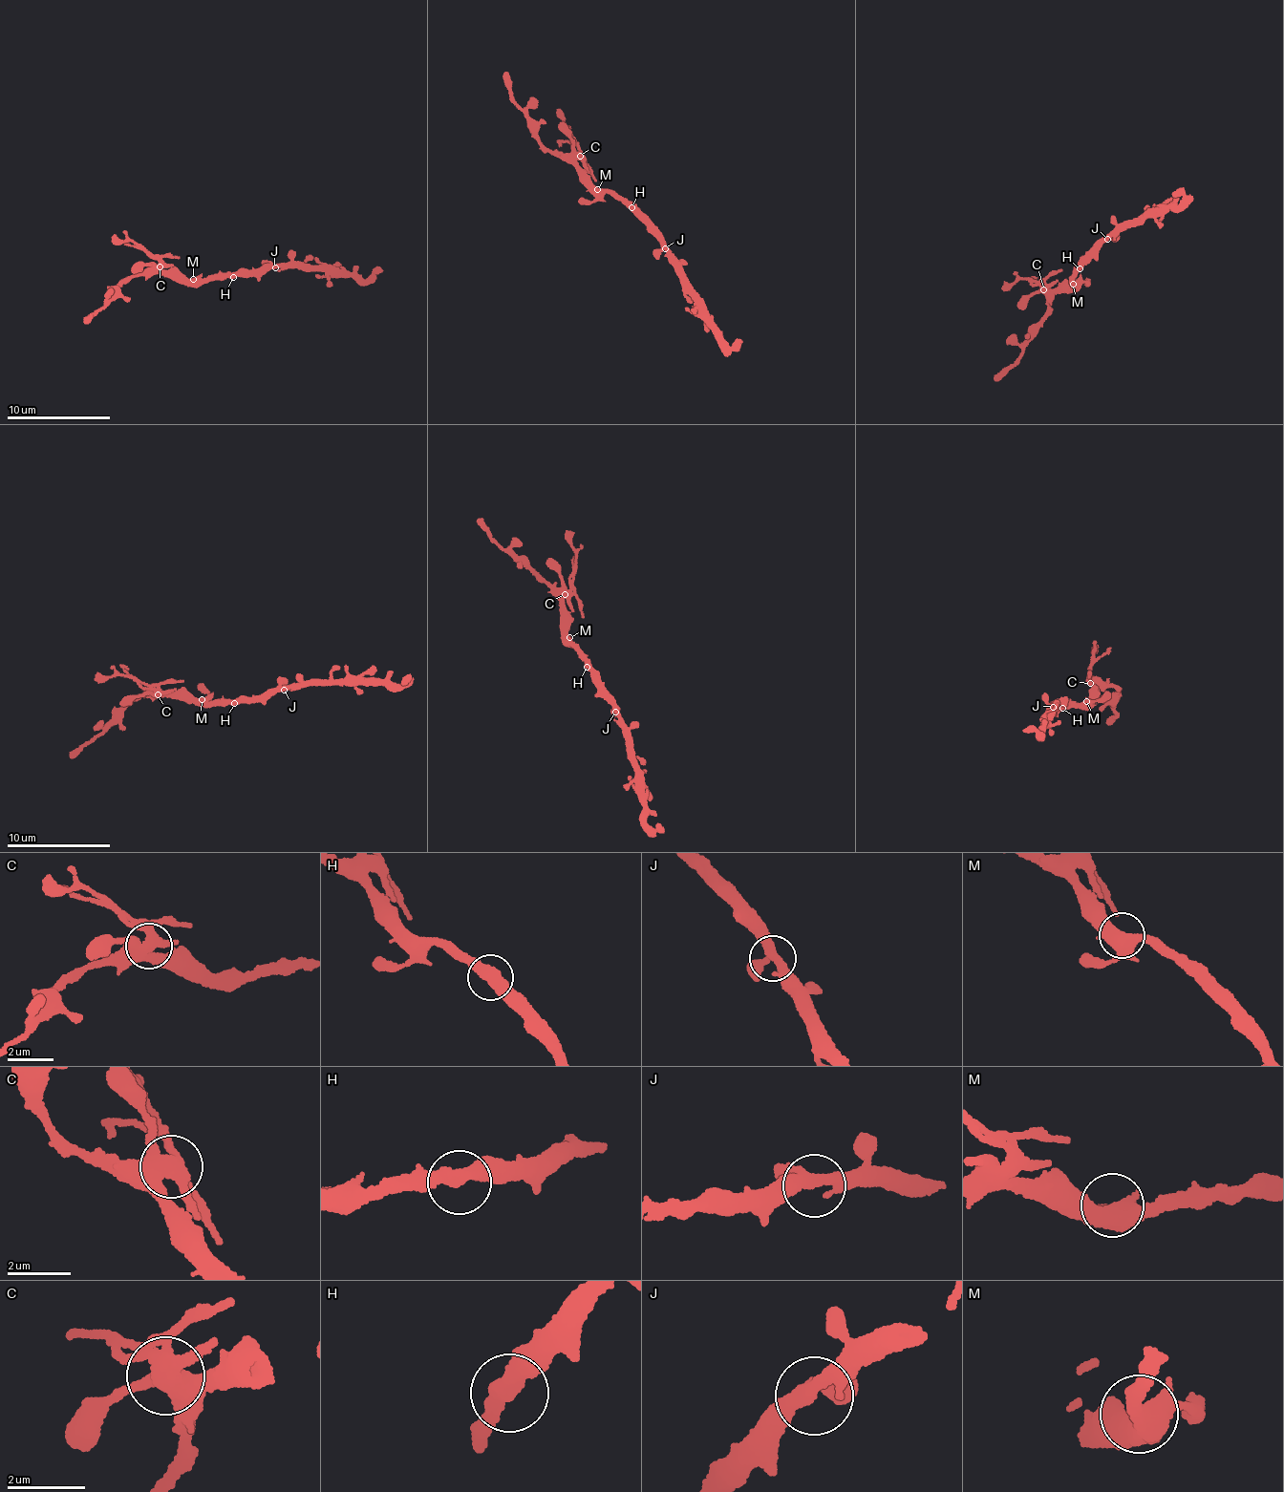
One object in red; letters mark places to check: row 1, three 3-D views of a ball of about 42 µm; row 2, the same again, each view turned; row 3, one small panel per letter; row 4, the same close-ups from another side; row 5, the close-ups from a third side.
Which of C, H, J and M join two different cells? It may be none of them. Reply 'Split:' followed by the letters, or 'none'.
Split: C

